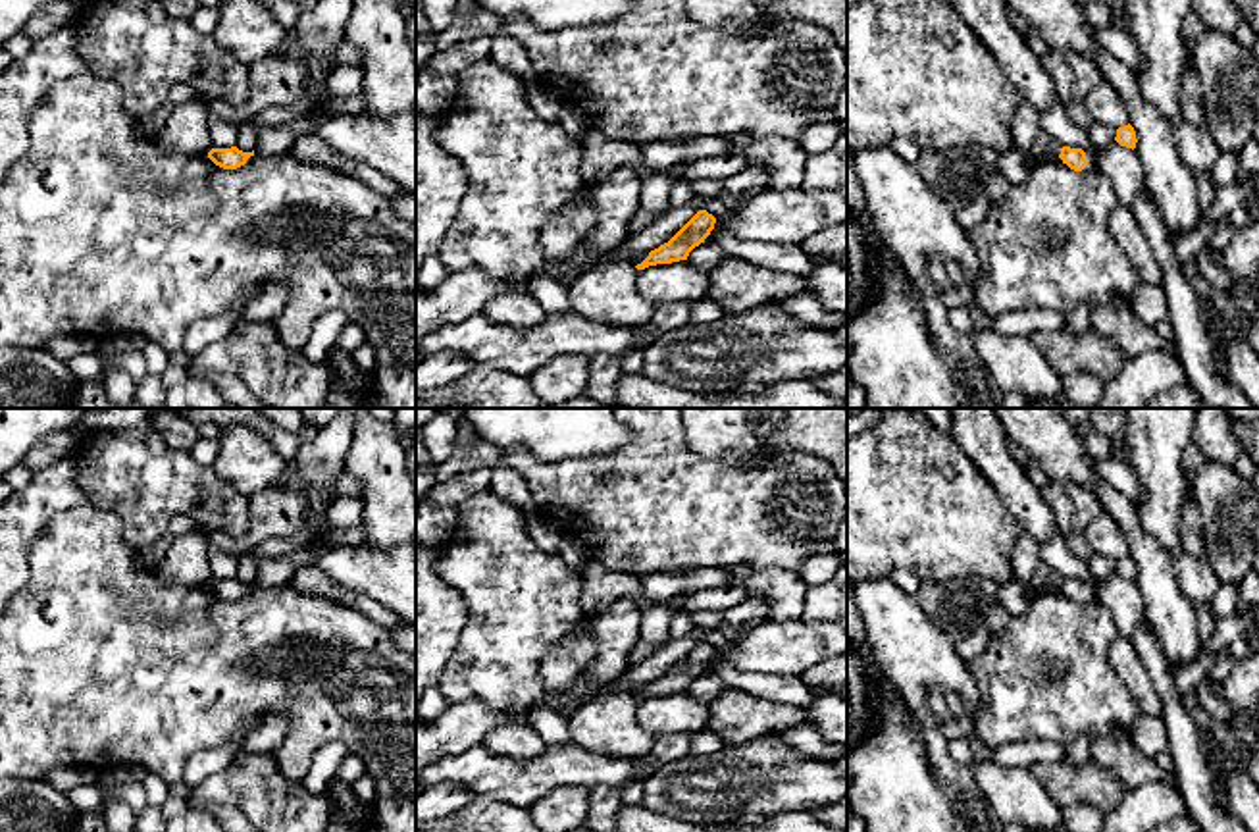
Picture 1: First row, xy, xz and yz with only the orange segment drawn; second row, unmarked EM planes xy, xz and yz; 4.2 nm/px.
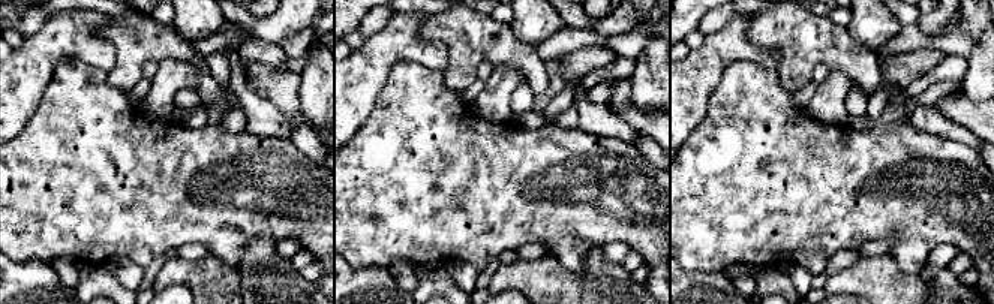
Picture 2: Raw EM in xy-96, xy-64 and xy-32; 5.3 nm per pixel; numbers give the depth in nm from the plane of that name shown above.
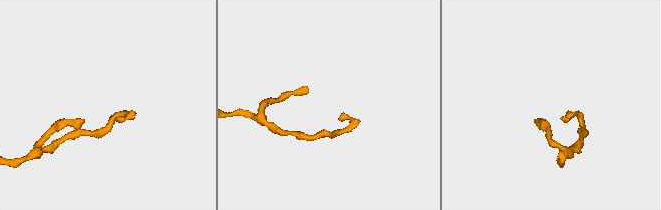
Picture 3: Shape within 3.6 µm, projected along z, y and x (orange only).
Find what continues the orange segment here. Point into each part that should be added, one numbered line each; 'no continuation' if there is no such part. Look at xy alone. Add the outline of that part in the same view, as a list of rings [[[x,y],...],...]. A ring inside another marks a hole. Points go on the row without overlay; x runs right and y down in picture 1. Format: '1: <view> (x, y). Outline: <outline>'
no continuation

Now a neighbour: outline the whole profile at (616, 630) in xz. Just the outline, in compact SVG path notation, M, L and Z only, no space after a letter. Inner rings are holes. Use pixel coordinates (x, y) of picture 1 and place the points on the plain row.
M630 597L593 616L595 659L576 678L579 693L597 695L630 668L630 653L641 639L641 616L643 611Z

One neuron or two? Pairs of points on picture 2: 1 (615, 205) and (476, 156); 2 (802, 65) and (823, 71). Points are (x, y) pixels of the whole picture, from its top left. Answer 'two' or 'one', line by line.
1: one
2: two

